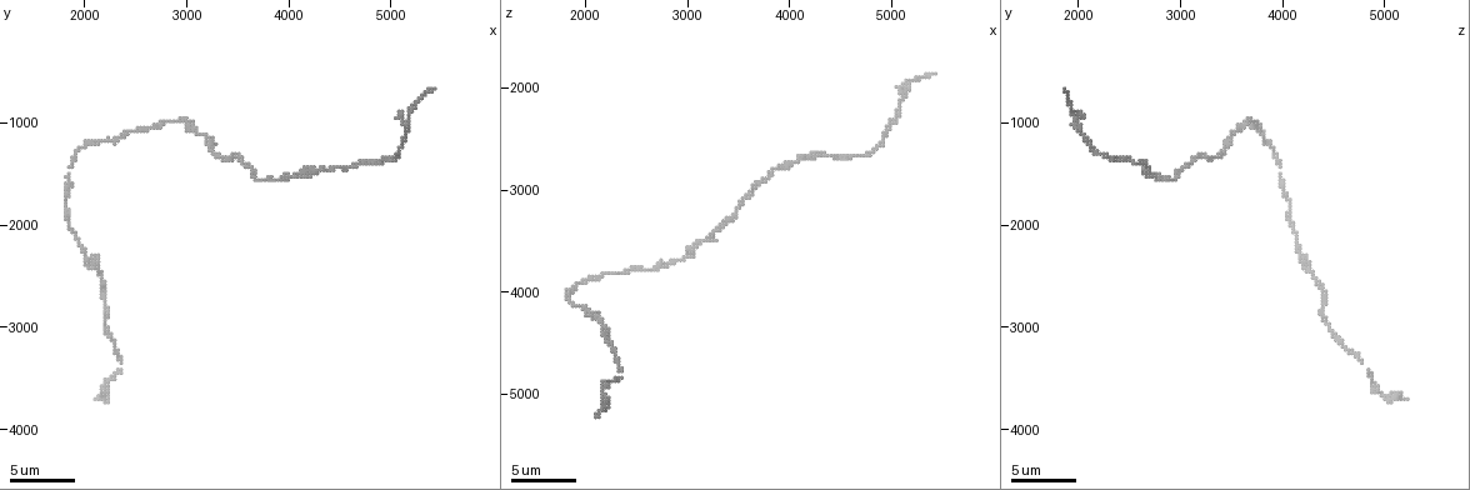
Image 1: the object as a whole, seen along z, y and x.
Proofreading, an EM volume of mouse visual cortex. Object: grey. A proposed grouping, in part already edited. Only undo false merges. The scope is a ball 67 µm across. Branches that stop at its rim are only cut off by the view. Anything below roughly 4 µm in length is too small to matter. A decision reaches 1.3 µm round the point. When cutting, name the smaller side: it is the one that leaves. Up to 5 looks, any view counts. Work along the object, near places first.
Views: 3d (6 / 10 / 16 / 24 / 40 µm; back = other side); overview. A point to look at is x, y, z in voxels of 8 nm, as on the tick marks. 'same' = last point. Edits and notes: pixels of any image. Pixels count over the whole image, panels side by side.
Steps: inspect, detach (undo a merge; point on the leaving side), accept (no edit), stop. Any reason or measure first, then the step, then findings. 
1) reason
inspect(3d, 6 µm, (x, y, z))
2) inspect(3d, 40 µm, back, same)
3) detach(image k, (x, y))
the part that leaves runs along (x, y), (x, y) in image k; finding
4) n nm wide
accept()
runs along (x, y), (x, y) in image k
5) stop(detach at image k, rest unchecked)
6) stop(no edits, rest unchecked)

calibre changes
inspect(3d, 10 µm, (3960, 1520, 2740))

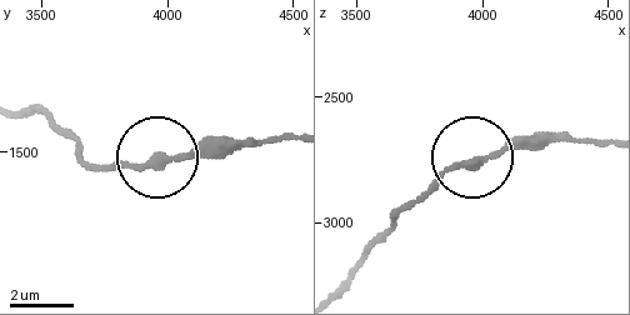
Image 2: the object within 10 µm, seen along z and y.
accept()
runs along (20, 111), (53, 119), (100, 168), (226, 154) in image 2; all the same neuron

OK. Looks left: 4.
inspect(3d, 10 µm, (3180, 1140, 3500))

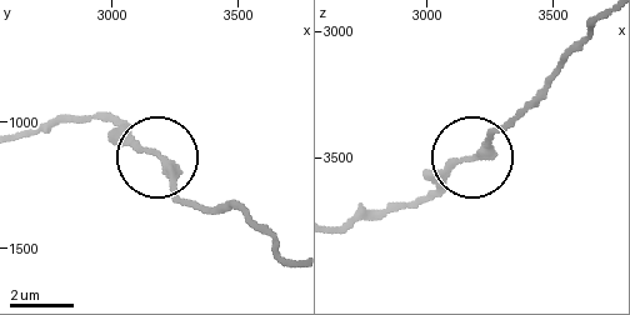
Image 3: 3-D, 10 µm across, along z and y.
accept()
one neuron here

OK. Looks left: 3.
sudden change in width
inspect(3d, 16 µm, (2180, 2720, 4400))

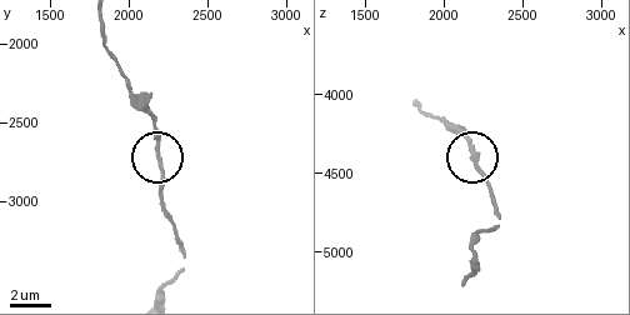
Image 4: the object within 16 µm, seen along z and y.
170 nm wide
accept()
runs along (100, 20), (106, 50), (155, 131), (160, 205) in image 4; one neuron here

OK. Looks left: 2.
stop(no edits, rest unchecked)

